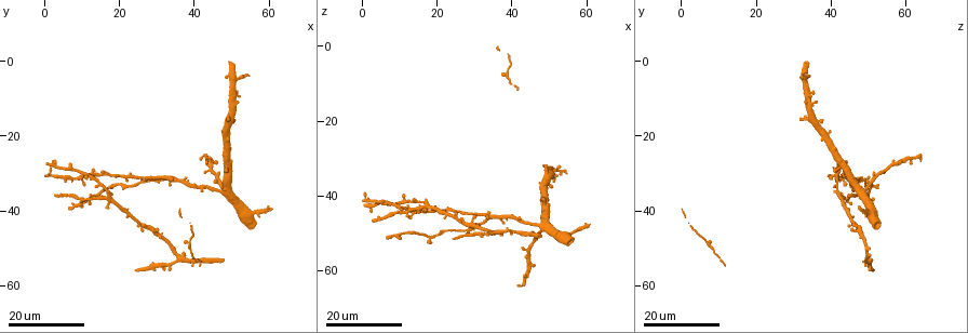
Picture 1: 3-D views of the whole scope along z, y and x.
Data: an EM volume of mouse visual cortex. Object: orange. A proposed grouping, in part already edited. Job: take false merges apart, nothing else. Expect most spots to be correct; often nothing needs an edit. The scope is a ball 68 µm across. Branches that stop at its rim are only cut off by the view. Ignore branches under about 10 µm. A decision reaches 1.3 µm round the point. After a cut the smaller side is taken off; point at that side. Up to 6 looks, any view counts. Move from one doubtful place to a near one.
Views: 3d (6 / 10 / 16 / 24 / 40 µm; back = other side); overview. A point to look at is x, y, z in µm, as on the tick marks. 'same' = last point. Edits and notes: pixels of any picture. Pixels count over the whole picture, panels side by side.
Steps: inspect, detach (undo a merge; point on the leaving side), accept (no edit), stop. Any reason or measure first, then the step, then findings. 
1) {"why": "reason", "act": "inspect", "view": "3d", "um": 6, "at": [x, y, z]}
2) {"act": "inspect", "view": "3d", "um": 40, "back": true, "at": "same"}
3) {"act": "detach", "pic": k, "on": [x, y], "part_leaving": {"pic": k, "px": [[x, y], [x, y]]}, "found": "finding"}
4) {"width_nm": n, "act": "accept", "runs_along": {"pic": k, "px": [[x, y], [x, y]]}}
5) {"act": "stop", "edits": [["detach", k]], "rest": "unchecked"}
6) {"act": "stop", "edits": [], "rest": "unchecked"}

{"act": "inspect", "view": "3d", "um": 24, "at": [49.0, 15.0, 33.5]}

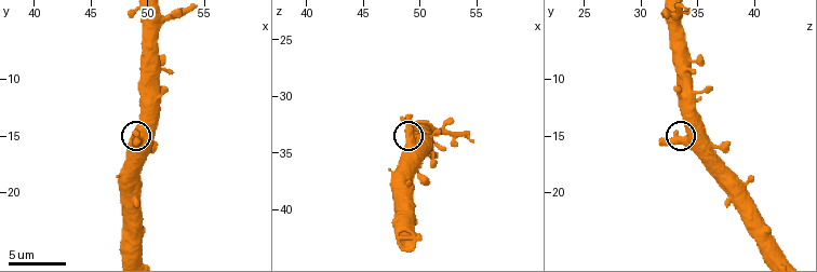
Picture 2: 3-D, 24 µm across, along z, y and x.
{"act": "inspect", "view": "3d", "um": 6, "at": [49.0, 15.2, 33.8]}

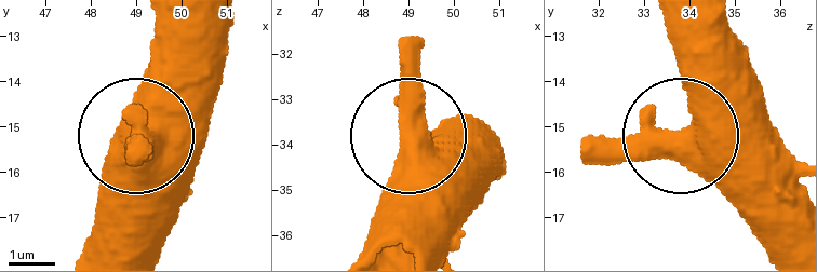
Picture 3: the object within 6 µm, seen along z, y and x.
{"act": "accept", "found": "one cell here"}

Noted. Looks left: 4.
{"act": "inspect", "view": "3d", "um": 24, "at": [47.0, 34.5, 48.0]}

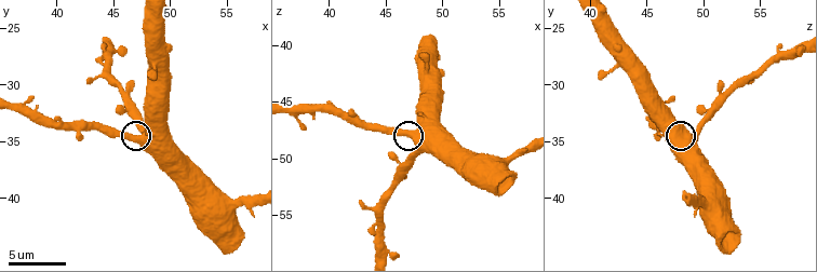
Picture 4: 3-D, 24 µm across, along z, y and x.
{"act": "inspect", "view": "3d", "um": 10, "at": [47.2, 34.8, 48.0]}

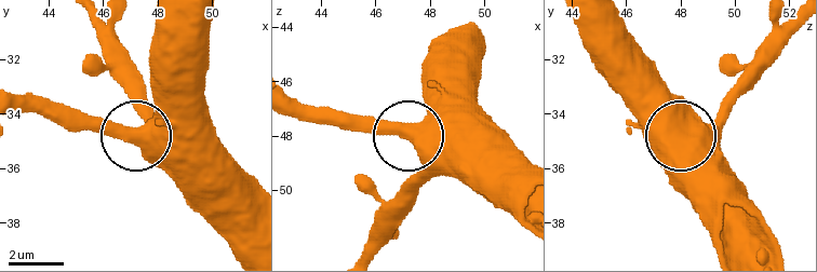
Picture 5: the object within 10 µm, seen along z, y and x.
{"width_nm": 510, "act": "accept", "found": "all the same cell"}

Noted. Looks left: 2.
{"act": "inspect", "view": "3d", "um": 16, "at": [23.0, 31.0, 43.5]}

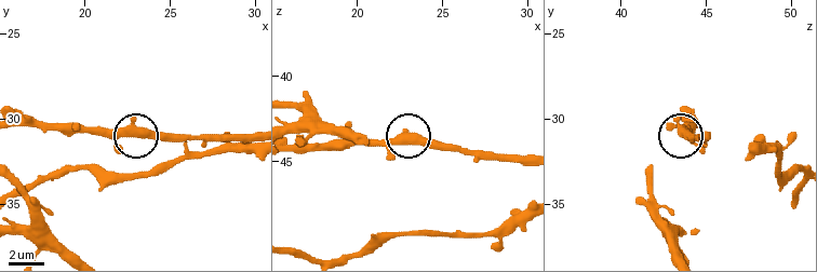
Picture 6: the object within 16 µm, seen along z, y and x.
{"act": "inspect", "view": "3d", "um": 10, "at": [22.7, 30.7, 43.7]}

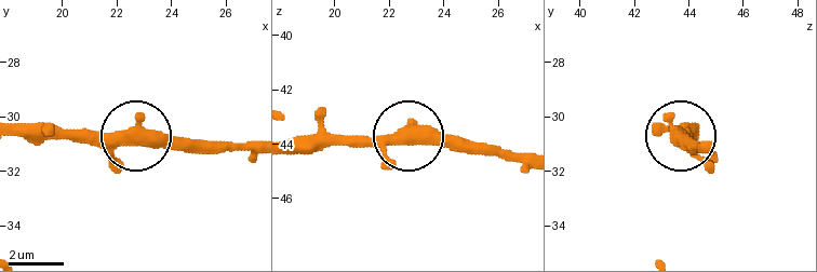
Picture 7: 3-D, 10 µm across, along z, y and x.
{"width_nm": 510, "act": "accept", "found": "one cell here"}

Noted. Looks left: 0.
{"act": "stop", "edits": [], "rest": "unchecked"}

